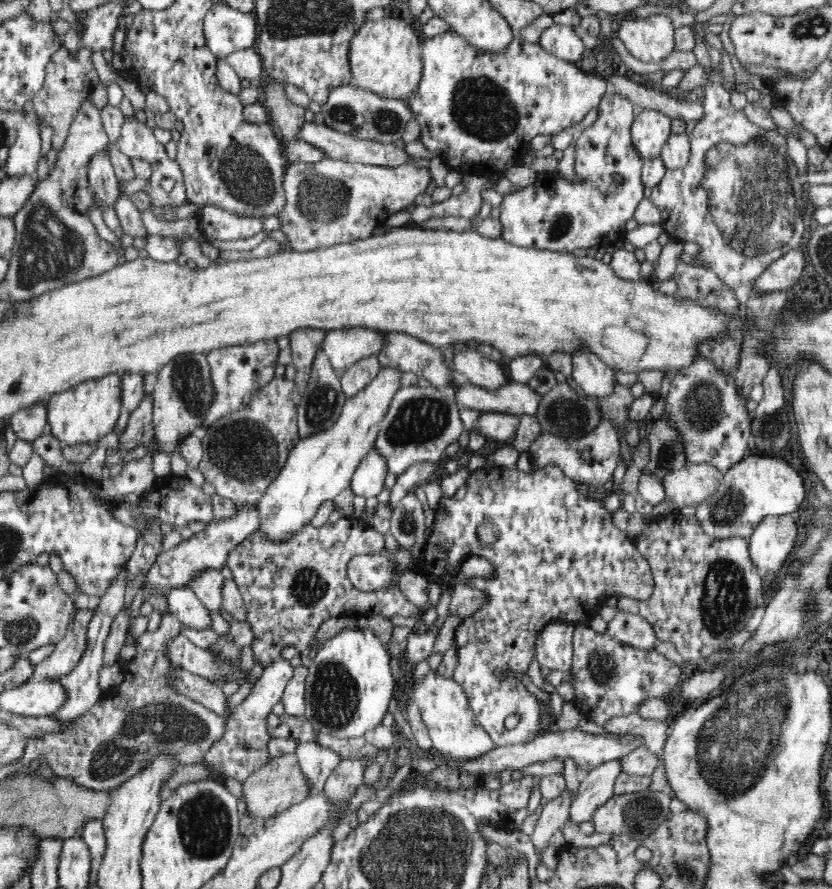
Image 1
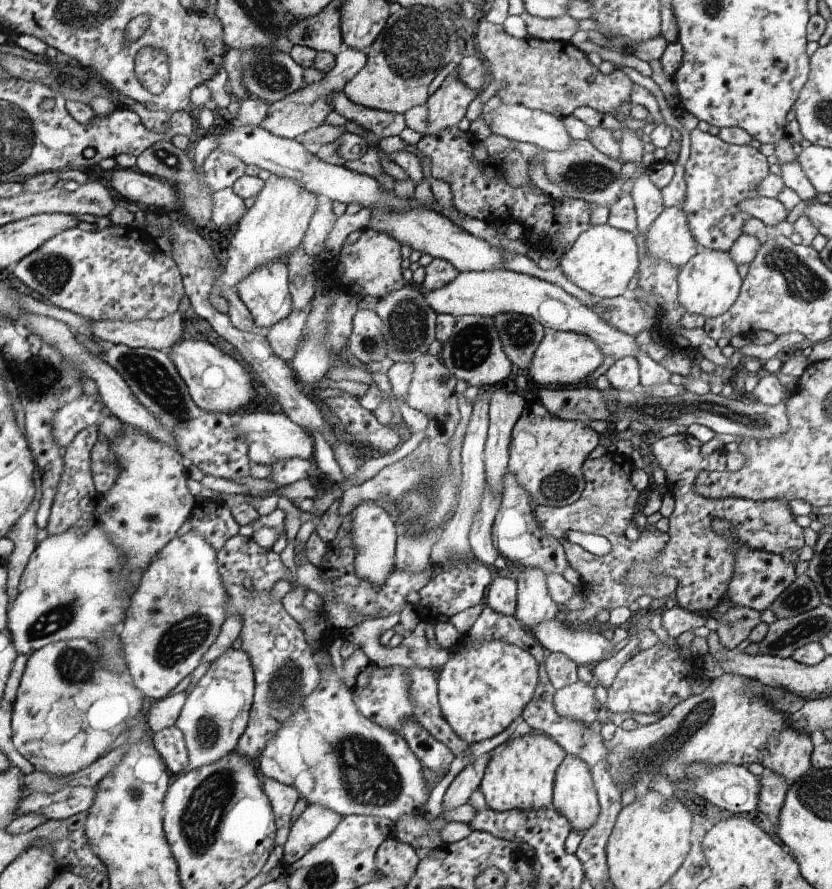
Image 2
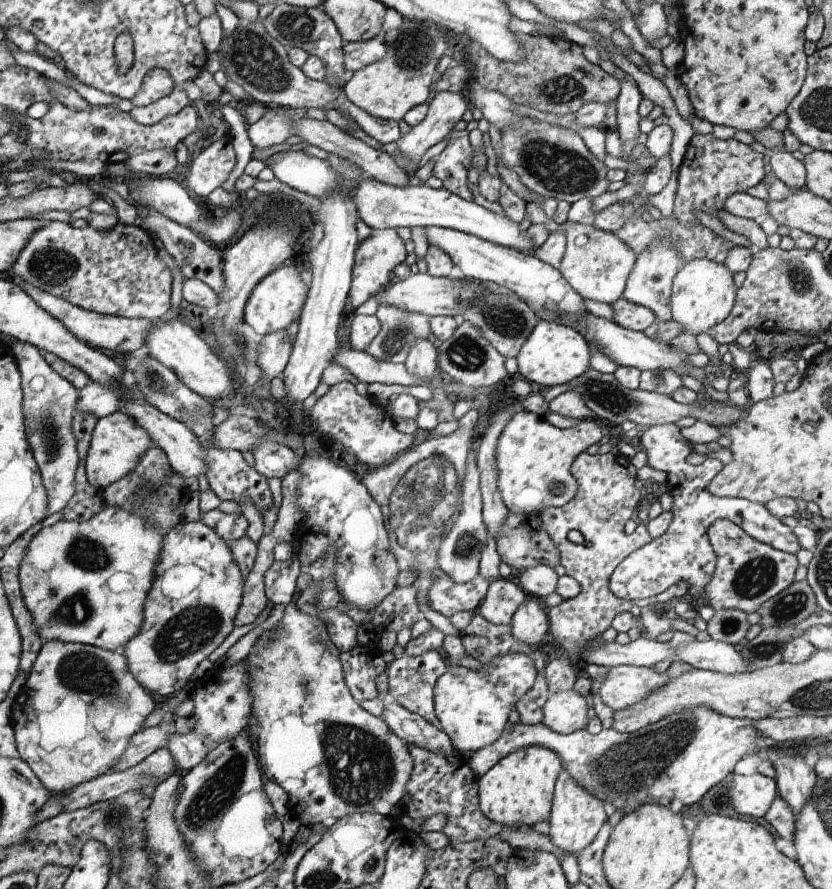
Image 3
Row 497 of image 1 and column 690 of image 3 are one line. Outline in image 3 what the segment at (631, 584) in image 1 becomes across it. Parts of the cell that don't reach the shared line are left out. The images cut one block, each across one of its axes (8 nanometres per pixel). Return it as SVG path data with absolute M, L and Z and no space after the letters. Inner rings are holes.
M665 423L641 429L636 442L640 442L639 448L647 452L648 465L668 474L667 492L674 499L671 510L674 519L663 536L654 538L649 544L636 550L613 571L609 590L617 598L645 599L660 594L677 582L685 580L690 584L687 598L694 603L696 598L706 590L715 572L717 558L714 547L708 541L708 528L721 519L733 521L751 538L765 543L772 549L792 555L796 555L802 549L792 528L783 524L762 503L712 496L707 486L724 468L724 462L708 458L700 466L688 464L685 459L692 453L691 444L682 437L676 424Z

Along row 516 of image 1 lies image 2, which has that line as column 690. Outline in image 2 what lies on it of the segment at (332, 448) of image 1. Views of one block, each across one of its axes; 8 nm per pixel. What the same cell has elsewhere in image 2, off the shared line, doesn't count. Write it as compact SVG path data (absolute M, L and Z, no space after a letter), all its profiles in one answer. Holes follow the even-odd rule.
M704 249L696 252L693 259L681 267L678 274L678 302L684 306L686 313L704 316L707 321L730 310L739 298L740 286L743 285L738 266L728 251Z

